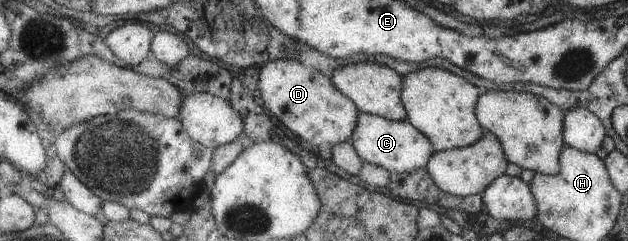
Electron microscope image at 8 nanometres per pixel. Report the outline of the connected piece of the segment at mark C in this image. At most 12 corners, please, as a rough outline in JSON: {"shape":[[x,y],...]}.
{"shape":[[360,113],[350,137],[364,163],[426,169],[429,139],[407,120]]}

